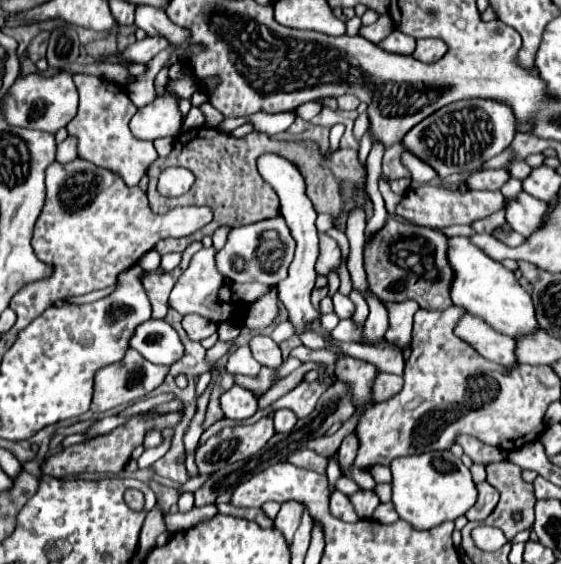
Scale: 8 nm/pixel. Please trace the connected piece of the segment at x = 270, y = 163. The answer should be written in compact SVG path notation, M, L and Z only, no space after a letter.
M263 154L257 162L259 166L259 174L263 176L263 180L267 180L275 192L279 194L279 200L281 200L281 214L289 226L289 232L291 236L295 238L297 242L297 248L295 248L295 260L291 262L289 266L289 276L279 282L279 298L281 302L285 304L287 312L289 312L289 322L293 324L295 328L295 334L301 336L303 332L309 332L311 324L317 322L317 310L315 306L311 304L311 292L313 292L313 286L315 286L315 260L319 256L319 238L317 238L317 228L315 228L315 210L311 206L311 200L307 198L305 194L305 182L303 182L303 176L299 174L299 170L287 162L285 158L279 158L277 154Z

